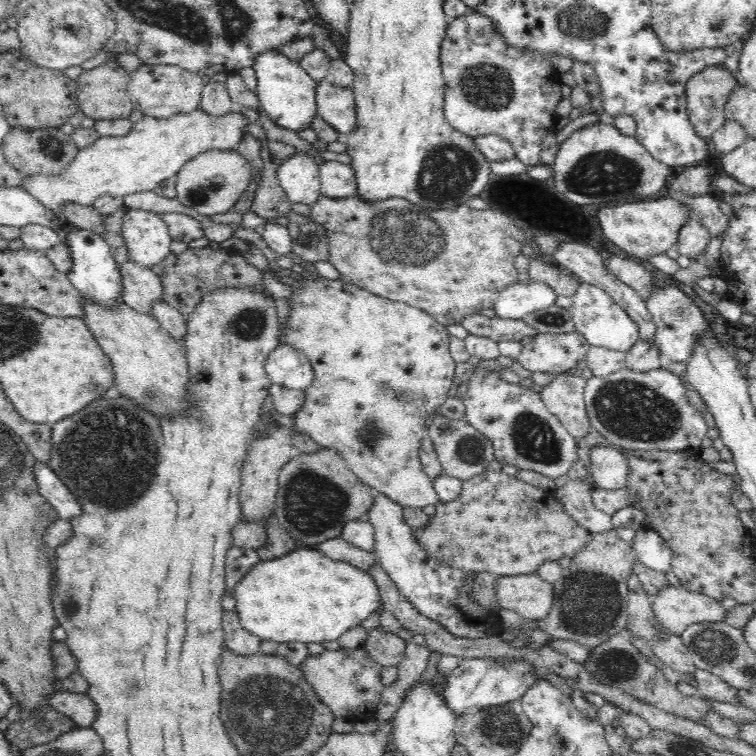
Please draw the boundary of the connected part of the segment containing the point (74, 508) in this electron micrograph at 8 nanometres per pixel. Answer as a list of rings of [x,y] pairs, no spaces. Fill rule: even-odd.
[[[42,462],[34,464],[34,478],[38,484],[38,492],[46,498],[46,502],[58,512],[58,518],[74,518],[82,514],[80,504],[76,502],[74,494],[60,482],[54,470]]]

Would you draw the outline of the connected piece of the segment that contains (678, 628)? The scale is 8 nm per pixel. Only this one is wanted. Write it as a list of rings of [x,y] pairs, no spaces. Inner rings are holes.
[[[684,586],[660,588],[652,602],[656,622],[662,630],[668,630],[668,634],[674,636],[682,636],[690,624],[722,622],[726,616],[720,600],[690,592]]]

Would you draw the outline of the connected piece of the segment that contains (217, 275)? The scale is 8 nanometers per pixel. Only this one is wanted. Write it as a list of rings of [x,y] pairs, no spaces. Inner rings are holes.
[[[206,246],[206,248],[188,248],[180,254],[168,254],[166,260],[160,264],[154,264],[152,270],[160,276],[164,296],[162,302],[178,308],[184,316],[190,316],[198,304],[212,294],[218,292],[228,292],[228,290],[244,290],[256,296],[268,296],[274,300],[274,296],[268,292],[266,278],[262,270],[258,270],[254,264],[240,260],[242,254],[232,250],[232,248],[222,248],[222,246]]]

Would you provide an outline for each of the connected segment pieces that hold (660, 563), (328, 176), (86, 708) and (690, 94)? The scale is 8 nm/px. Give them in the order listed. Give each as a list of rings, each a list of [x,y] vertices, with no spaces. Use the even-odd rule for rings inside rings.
[[[642,526],[638,530],[638,536],[634,540],[634,552],[636,552],[636,558],[652,568],[652,570],[658,570],[658,572],[664,572],[668,574],[672,570],[672,558],[674,558],[674,552],[672,548],[666,544],[666,540],[654,532],[650,526]]]
[[[324,162],[320,166],[322,196],[326,198],[350,198],[358,196],[358,180],[354,168],[340,162]]]
[[[58,690],[48,698],[48,706],[58,714],[68,716],[74,724],[78,724],[78,728],[90,728],[96,718],[96,706],[86,694]]]
[[[704,68],[686,84],[686,110],[694,132],[706,142],[720,130],[726,120],[726,102],[736,88],[732,72],[720,68]]]

